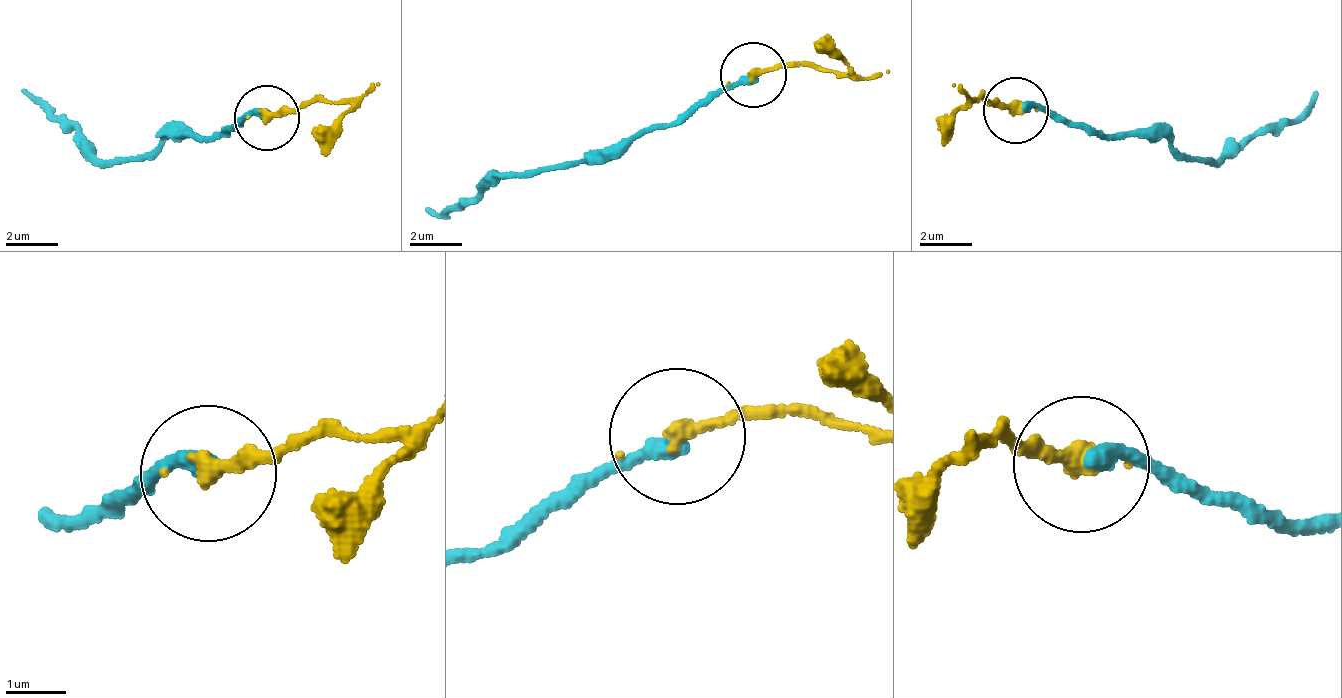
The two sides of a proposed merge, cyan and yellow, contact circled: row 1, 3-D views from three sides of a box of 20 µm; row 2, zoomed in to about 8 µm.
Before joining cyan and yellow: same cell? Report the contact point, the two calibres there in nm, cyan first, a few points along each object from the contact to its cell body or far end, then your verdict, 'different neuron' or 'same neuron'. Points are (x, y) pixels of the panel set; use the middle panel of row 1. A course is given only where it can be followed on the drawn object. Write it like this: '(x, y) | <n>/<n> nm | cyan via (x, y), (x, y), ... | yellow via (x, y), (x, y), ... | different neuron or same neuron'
(753, 75) | 280/280 nm | cyan via (751, 77), (722, 87), (666, 127), (599, 148), (564, 169), (523, 175), (488, 172), (438, 216), (423, 207) | yellow via (751, 77), (801, 64), (844, 73), (815, 49) | different neuron

